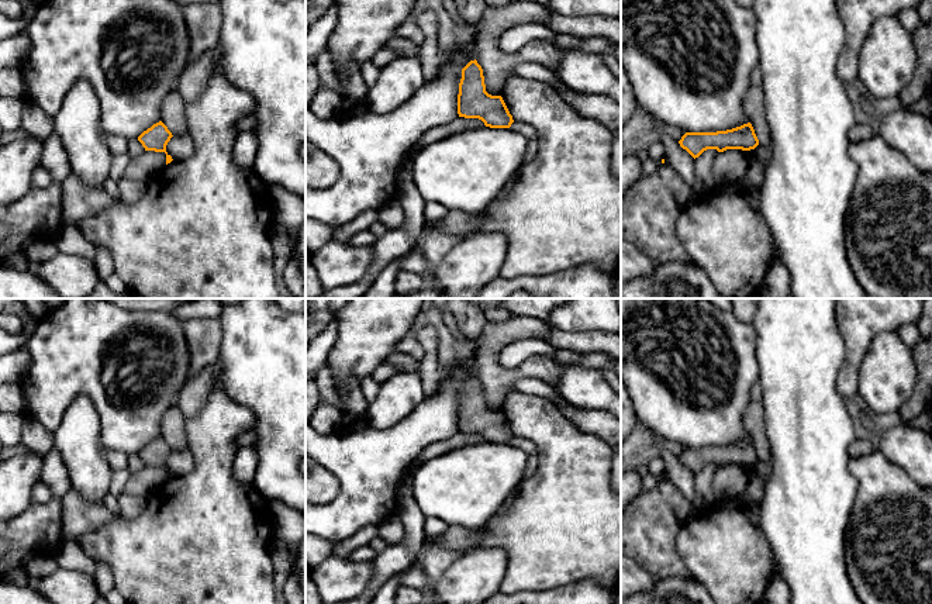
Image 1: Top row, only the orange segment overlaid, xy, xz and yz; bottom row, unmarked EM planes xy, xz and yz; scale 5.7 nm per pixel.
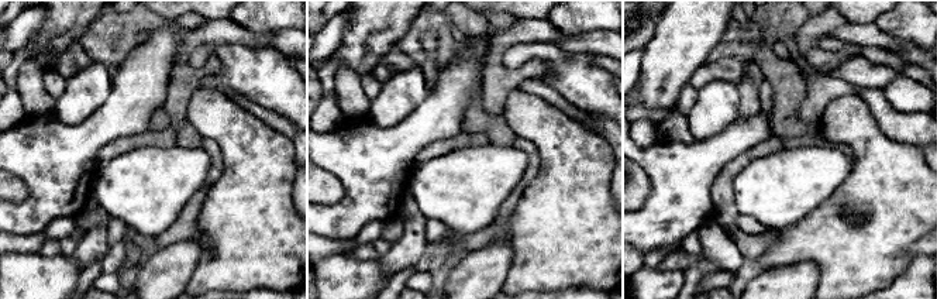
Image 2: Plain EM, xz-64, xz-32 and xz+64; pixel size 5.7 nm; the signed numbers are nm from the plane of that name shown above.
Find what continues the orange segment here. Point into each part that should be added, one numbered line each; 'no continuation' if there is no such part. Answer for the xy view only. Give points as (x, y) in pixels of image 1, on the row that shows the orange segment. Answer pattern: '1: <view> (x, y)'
no continuation

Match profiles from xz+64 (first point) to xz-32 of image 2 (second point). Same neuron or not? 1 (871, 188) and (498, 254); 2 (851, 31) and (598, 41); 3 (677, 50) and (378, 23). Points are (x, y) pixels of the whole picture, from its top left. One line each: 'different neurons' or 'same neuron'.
1: different neurons
2: same neuron
3: same neuron

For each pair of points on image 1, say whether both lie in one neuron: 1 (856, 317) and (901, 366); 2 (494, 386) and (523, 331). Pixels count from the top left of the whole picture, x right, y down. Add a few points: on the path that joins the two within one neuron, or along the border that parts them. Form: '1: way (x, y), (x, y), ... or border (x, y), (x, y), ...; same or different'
1: border (896, 330), (879, 332), (872, 340), (859, 366); different
2: way (492, 369), (492, 349), (506, 335); same

